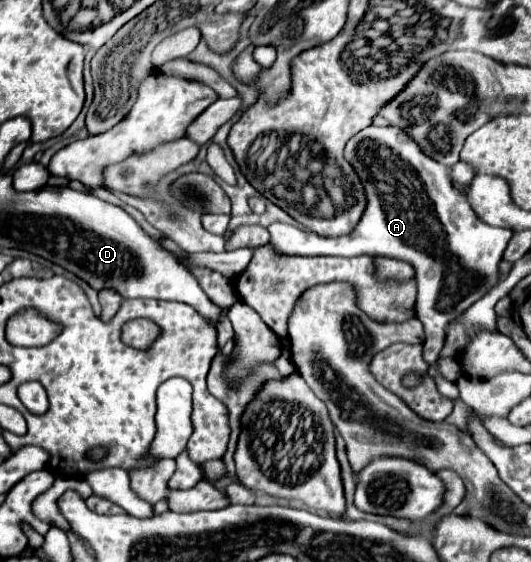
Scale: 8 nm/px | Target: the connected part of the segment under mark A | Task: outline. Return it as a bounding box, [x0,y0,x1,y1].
[269,126,513,399]

